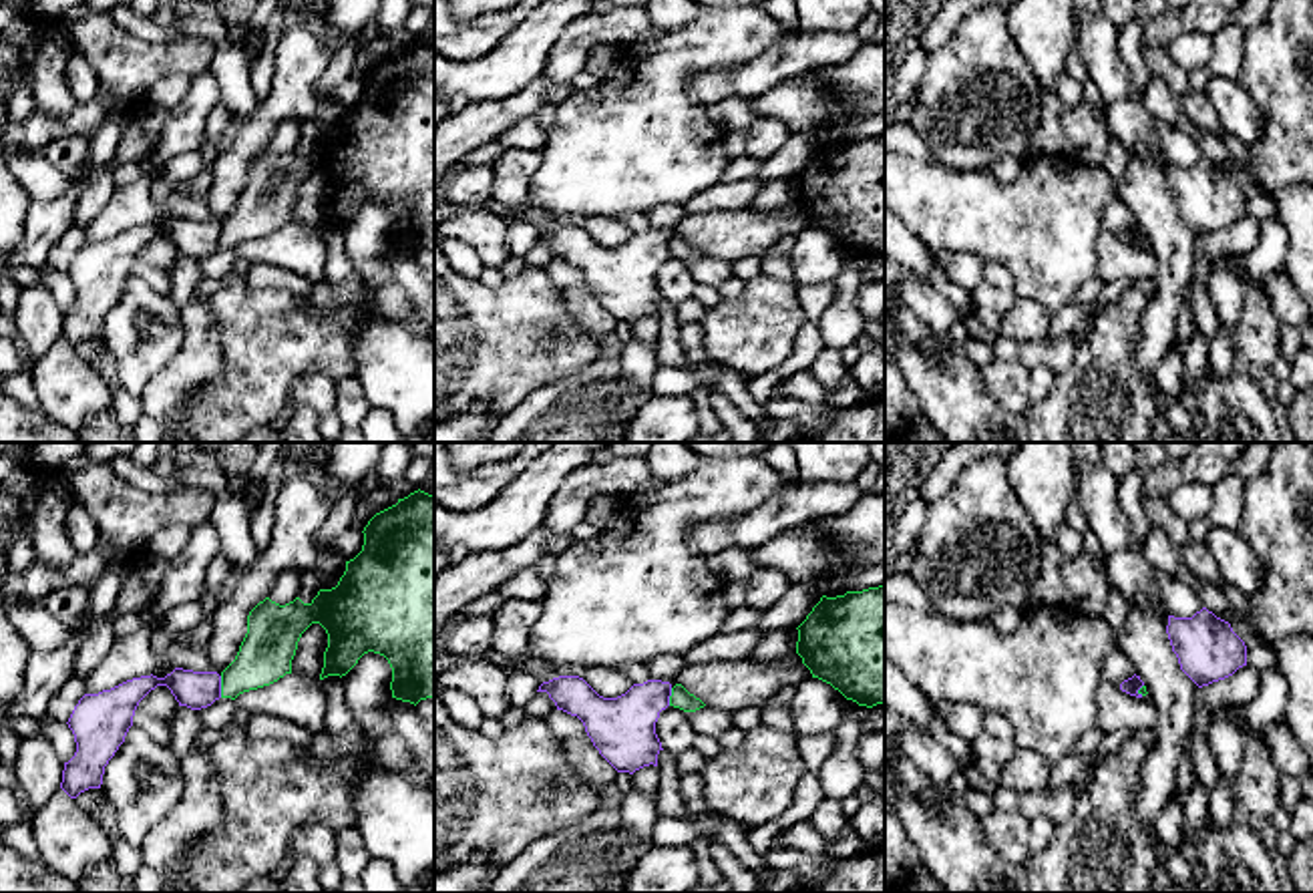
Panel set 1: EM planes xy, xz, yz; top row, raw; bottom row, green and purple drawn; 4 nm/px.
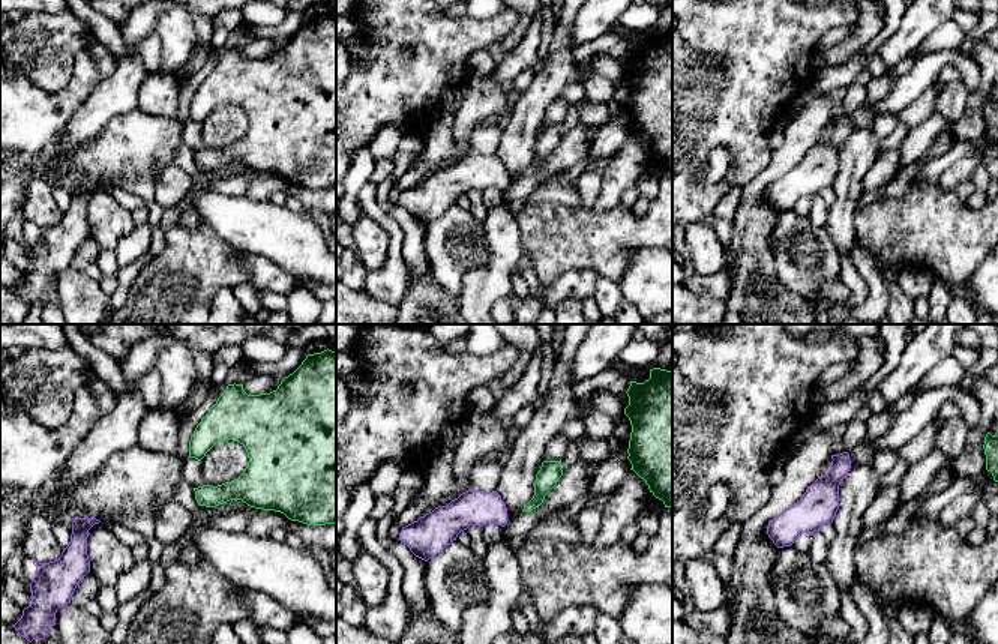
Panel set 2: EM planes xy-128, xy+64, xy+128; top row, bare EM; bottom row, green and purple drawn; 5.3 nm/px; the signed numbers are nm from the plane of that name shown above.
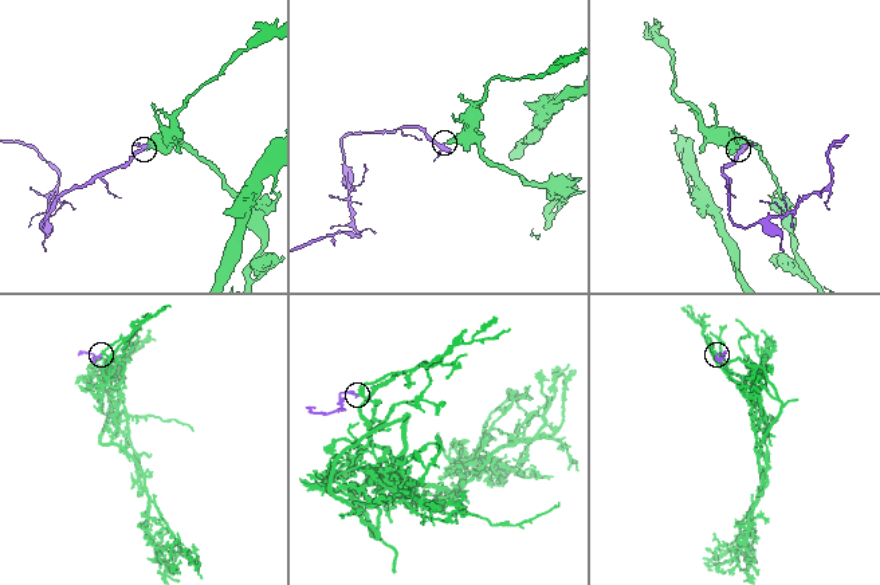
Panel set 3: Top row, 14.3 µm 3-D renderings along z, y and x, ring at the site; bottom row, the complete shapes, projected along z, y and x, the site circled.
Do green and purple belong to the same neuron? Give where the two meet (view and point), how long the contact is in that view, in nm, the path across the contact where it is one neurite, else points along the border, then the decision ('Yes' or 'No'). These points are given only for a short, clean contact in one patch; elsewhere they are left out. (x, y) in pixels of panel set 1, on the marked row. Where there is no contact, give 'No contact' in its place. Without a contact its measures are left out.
Touches green at xy (222, 686). Shared border 90 nm. Boundary: xy (220, 676), (222, 696). No

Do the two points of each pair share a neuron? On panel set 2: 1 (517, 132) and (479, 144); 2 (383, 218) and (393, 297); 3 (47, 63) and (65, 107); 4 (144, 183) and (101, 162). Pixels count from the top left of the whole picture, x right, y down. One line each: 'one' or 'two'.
1: two
2: one
3: two
4: two

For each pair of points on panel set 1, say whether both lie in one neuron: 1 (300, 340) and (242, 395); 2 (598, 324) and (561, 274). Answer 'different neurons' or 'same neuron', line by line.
1: same neuron
2: same neuron

